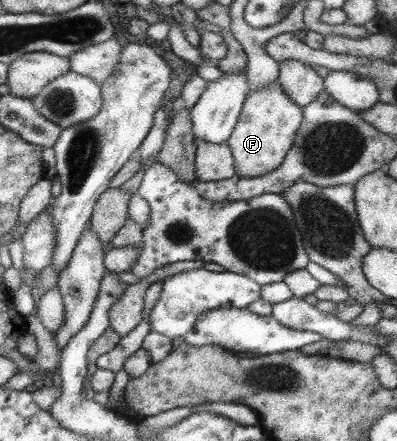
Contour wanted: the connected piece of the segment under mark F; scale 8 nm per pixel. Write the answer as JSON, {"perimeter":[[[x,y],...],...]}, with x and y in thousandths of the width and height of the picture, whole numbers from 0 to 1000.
{"perimeter":[[[700,179],[678,186],[660,200],[622,209],[597,279],[567,320],[582,336],[589,365],[587,383],[594,388],[597,401],[665,399],[703,379],[738,324],[743,299],[758,272],[758,245],[733,231],[713,211]]]}

